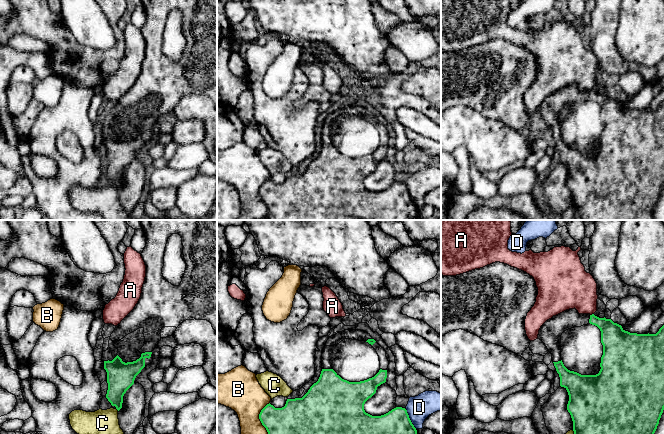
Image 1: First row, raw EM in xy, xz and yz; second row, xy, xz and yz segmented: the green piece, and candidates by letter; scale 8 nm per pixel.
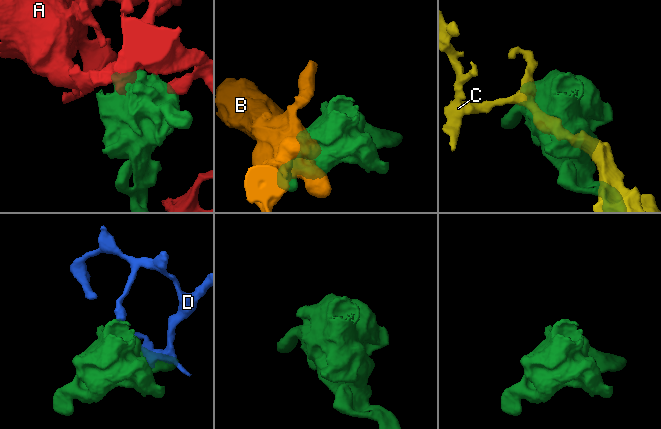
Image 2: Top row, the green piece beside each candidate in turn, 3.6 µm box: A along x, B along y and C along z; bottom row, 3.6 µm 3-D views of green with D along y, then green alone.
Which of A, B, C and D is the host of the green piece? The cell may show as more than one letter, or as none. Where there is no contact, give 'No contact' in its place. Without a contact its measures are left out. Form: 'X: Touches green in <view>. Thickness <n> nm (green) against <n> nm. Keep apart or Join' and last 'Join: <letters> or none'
A: Touches green in yz. Thickness 200 nm (green) against 320 nm. Keep apart
B: Touches green in xz. Thickness 380 nm (green) against 300 nm. Keep apart
C: Touches green in yz. Thickness 500 nm (green) against 110 nm. Keep apart
D: Touches green in xz. Thickness 420 nm (green) against 190 nm. Keep apart
Join: none

